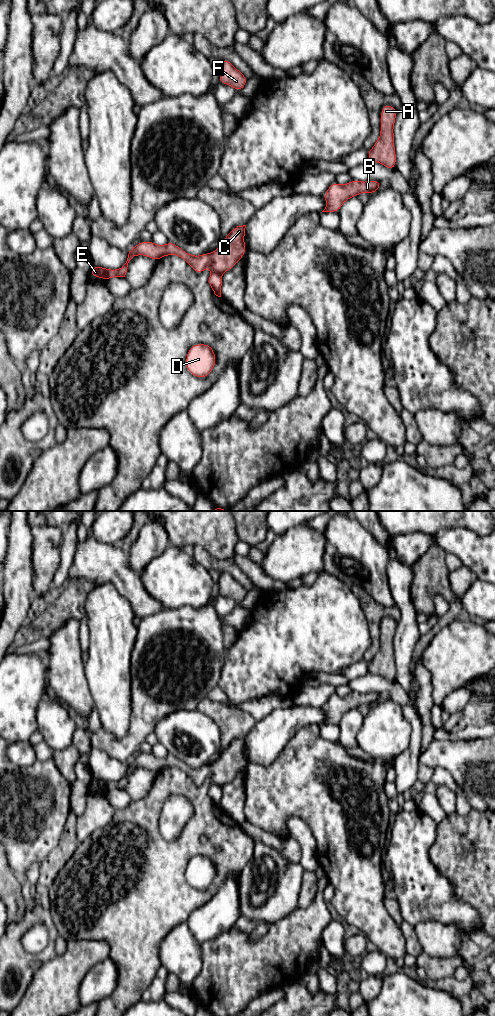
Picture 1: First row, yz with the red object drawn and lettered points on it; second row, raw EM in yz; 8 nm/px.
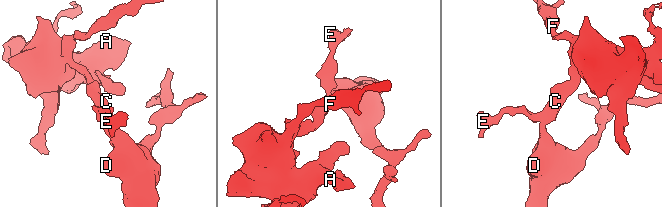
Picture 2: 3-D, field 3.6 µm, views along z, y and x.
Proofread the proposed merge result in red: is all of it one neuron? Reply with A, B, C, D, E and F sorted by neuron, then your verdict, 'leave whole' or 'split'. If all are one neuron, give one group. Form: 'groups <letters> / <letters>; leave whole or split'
groups A B C E F / D; split

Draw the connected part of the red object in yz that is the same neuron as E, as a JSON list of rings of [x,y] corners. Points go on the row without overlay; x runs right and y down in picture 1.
[[[246,737],[234,739],[223,751],[221,757],[212,765],[204,765],[200,768],[193,768],[172,754],[165,757],[157,757],[152,753],[142,753],[135,759],[131,759],[126,775],[119,781],[106,781],[93,777],[90,789],[101,789],[107,793],[112,789],[125,789],[129,773],[136,767],[144,767],[156,774],[167,767],[176,767],[183,770],[190,779],[198,786],[202,785],[209,778],[212,784],[222,787],[232,781],[246,764],[244,755]]]

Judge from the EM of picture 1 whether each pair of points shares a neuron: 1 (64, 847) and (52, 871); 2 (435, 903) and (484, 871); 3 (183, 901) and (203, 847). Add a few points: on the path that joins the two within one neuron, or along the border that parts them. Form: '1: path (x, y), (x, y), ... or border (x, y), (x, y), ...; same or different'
1: path (62, 853), (52, 865); same
2: border (439, 872), (453, 885), (455, 896), (471, 906); different
3: path (179, 885), (179, 862), (187, 854); same

